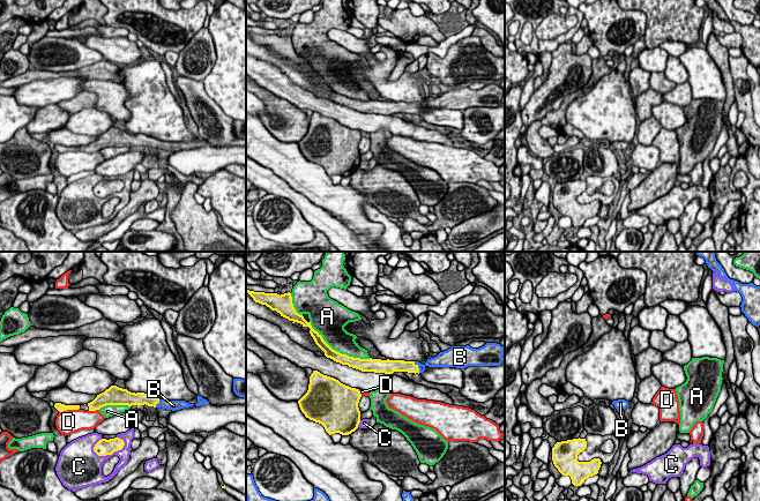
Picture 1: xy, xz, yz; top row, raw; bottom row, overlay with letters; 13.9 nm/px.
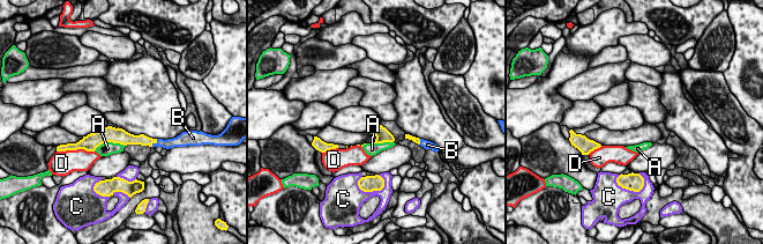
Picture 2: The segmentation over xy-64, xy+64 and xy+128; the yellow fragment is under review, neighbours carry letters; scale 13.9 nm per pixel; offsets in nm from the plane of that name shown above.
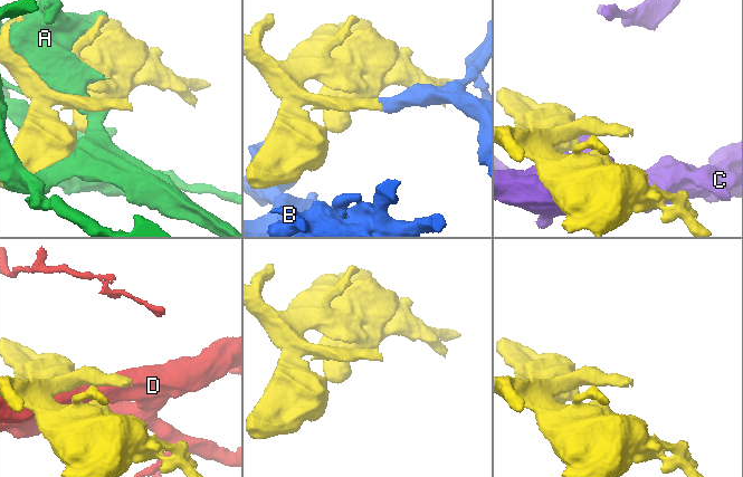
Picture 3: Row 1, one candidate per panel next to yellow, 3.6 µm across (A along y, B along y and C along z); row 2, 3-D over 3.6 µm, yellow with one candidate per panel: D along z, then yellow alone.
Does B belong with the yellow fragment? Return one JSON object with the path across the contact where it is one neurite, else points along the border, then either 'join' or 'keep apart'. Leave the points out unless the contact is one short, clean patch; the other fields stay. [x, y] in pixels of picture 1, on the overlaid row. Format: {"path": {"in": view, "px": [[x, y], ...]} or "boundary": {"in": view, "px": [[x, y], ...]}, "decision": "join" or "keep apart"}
{"path": {"in": "xz", "px": [[400, 365], [417, 367], [433, 361]]}, "decision": "join"}

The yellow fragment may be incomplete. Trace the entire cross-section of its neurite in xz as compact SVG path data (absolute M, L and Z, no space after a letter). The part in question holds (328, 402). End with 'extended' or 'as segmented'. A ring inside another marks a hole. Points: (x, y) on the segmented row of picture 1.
M313 371L308 390L298 404L305 417L321 424L329 435L349 435L360 423L360 397L359 389Z | as segmented

